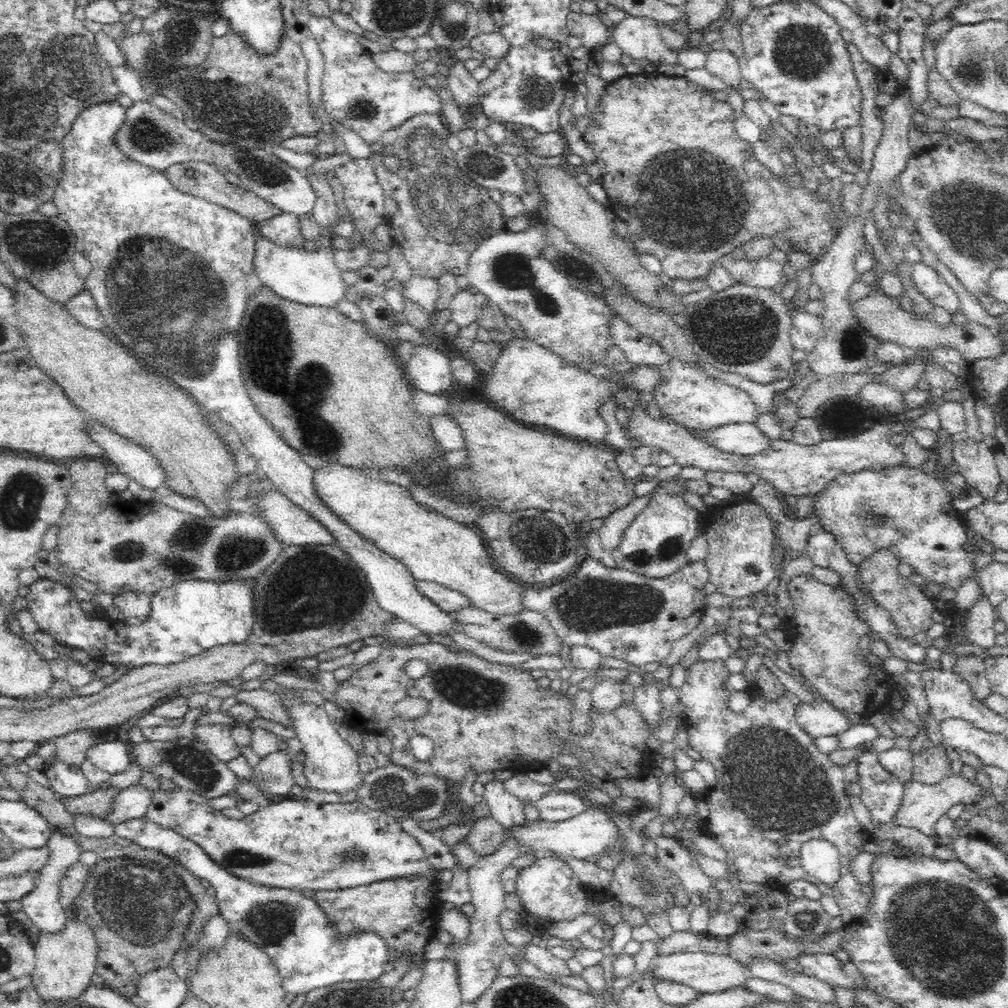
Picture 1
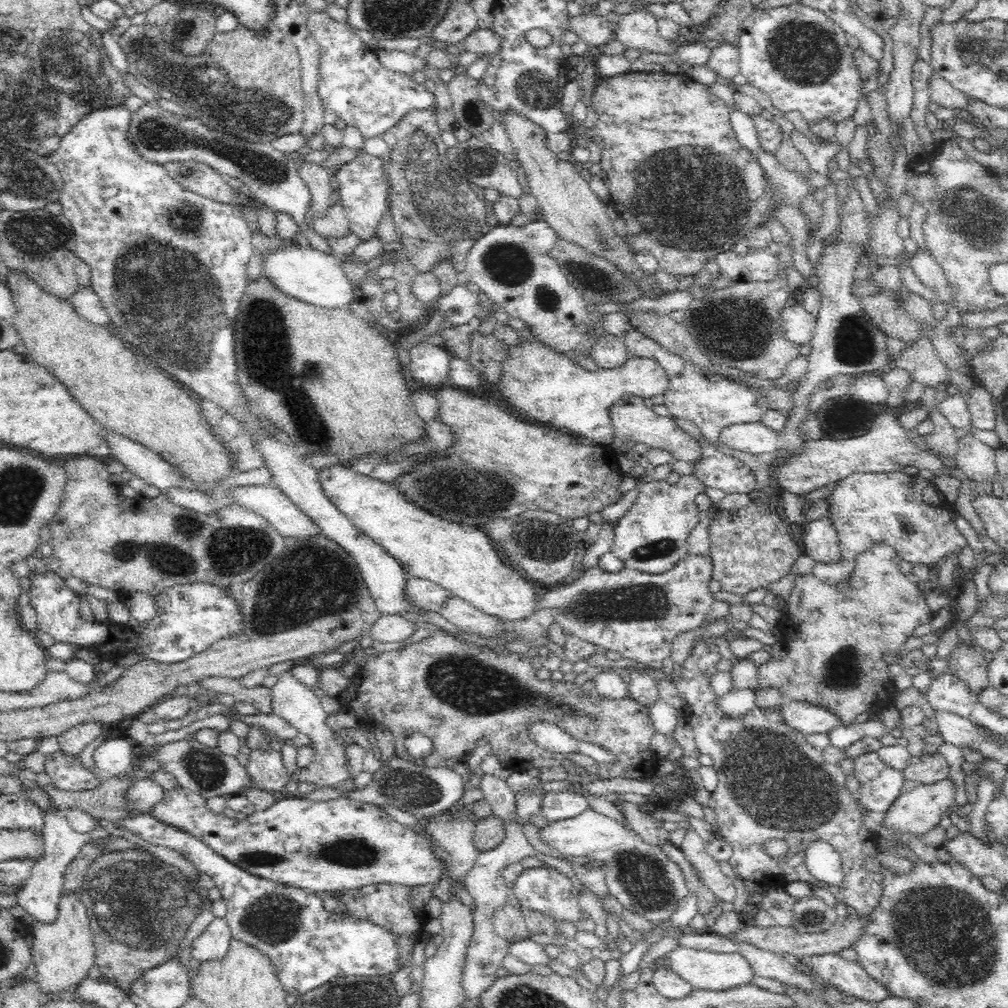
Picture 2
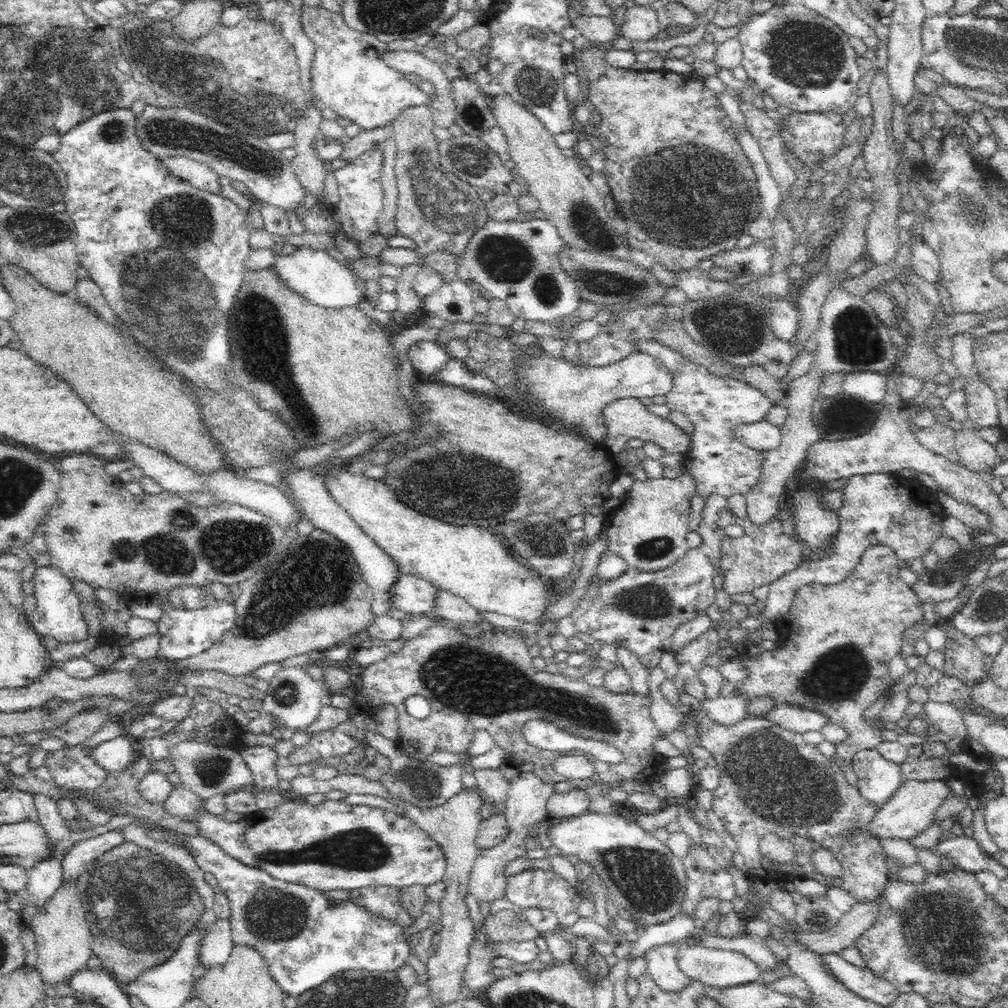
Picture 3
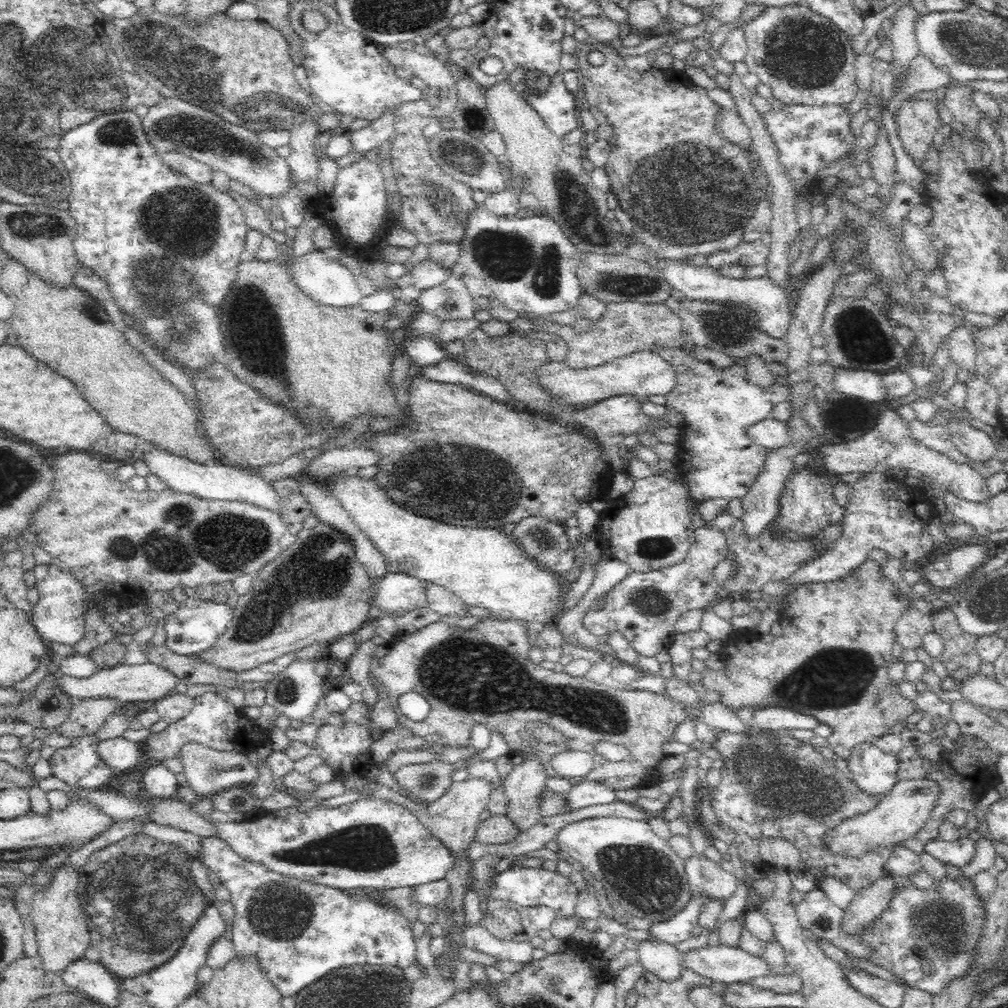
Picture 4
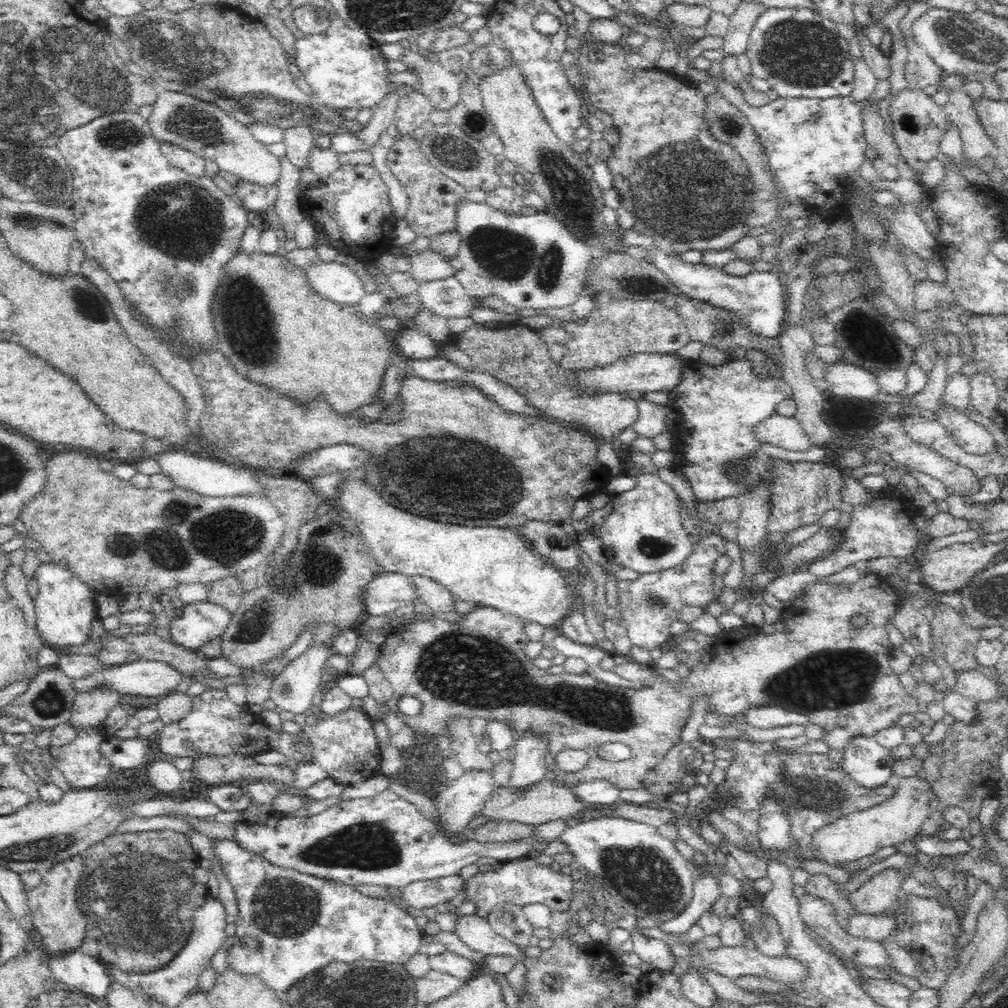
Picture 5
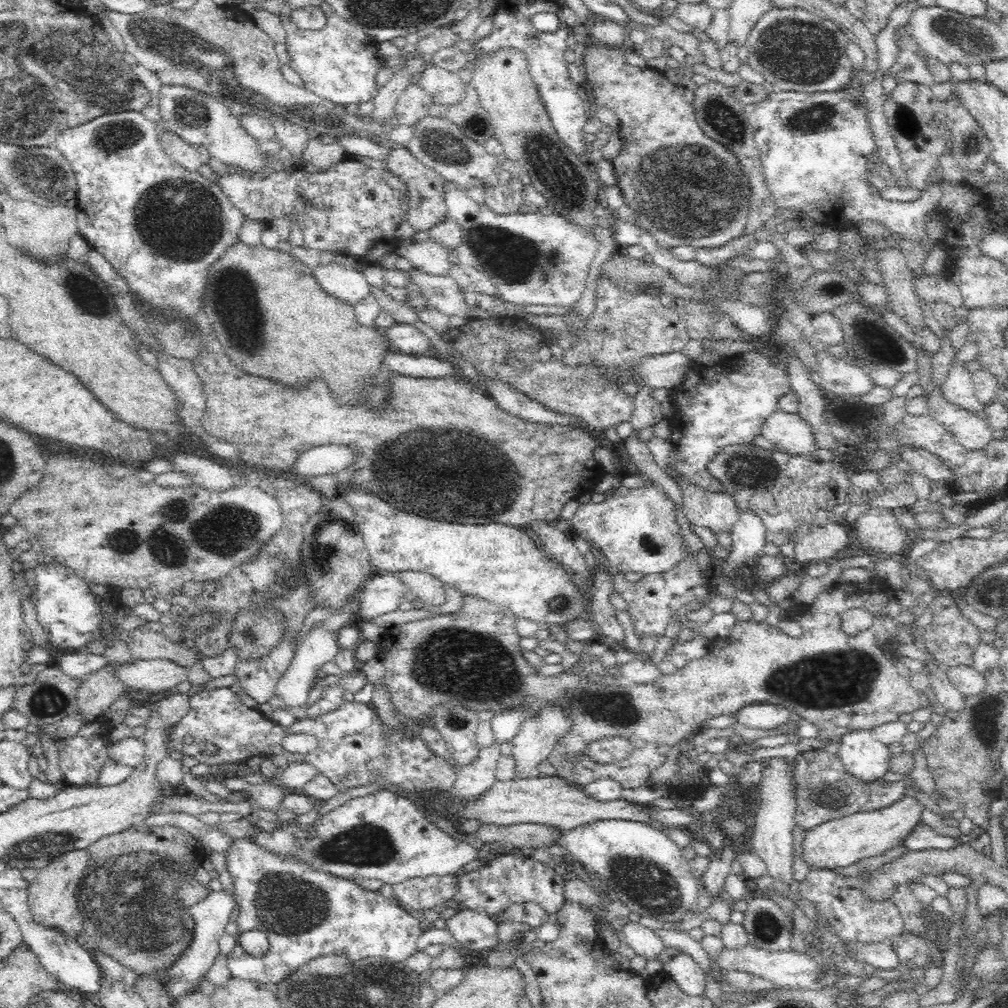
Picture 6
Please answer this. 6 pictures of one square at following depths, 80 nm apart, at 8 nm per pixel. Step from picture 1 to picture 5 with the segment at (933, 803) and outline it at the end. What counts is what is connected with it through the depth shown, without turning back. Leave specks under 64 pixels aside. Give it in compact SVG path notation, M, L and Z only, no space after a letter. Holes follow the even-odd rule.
M916 777L897 779L897 792L886 803L879 803L873 808L844 815L842 818L822 826L811 836L811 845L818 861L829 866L850 864L865 856L872 856L880 849L892 850L901 842L910 840L920 833L922 822L932 811L931 800L934 790L928 780Z

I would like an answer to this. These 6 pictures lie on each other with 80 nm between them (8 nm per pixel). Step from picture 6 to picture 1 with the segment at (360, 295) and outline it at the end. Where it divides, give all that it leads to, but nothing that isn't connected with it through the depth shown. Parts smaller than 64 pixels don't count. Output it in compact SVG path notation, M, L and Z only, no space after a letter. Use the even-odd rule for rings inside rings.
M258 236L253 269L262 281L262 286L270 288L283 299L312 307L334 307L344 301L349 288L334 262L335 251L334 248L321 248L314 252L305 250L304 247L284 248L264 236Z

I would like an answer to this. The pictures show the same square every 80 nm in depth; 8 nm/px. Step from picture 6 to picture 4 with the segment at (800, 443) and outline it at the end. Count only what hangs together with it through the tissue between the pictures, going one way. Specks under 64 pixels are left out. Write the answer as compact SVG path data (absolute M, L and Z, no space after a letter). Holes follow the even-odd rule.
M772 417L761 420L746 428L746 435L758 446L766 448L780 448L790 443L788 425Z

